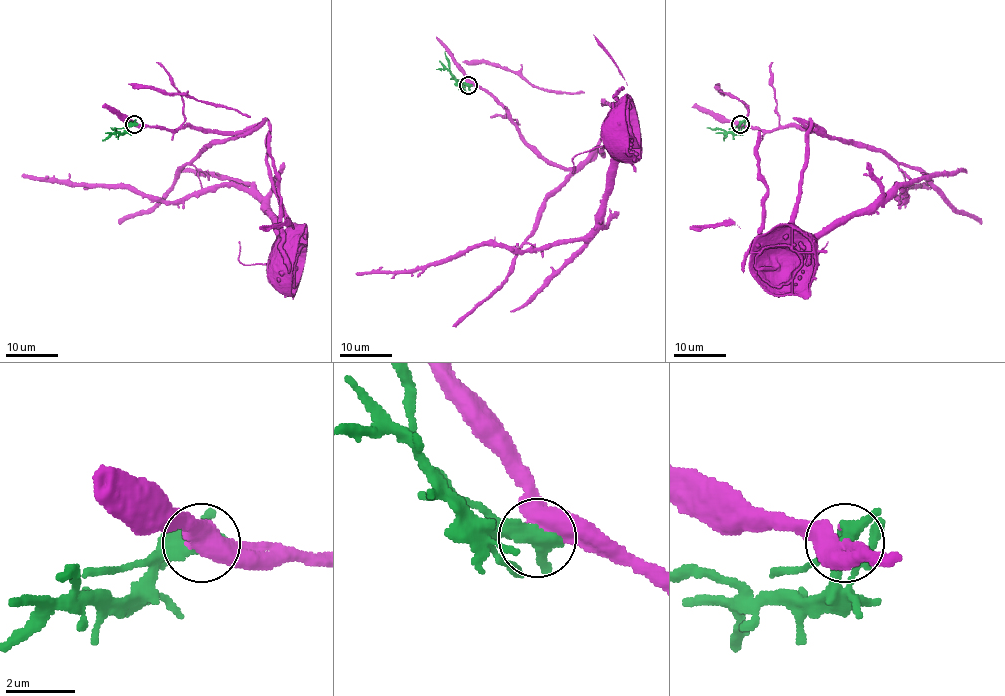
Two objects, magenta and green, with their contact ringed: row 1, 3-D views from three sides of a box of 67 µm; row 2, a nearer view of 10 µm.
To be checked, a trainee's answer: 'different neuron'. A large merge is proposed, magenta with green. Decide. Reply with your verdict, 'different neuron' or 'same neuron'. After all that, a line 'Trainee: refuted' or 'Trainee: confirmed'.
different neuron
Trainee: confirmed

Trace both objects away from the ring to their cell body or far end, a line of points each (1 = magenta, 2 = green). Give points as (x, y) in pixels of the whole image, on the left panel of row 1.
1: (133, 124), (233, 132), (192, 163), (203, 188), (245, 188), (280, 236), (299, 244)
2: (133, 124), (120, 133), (110, 128)

